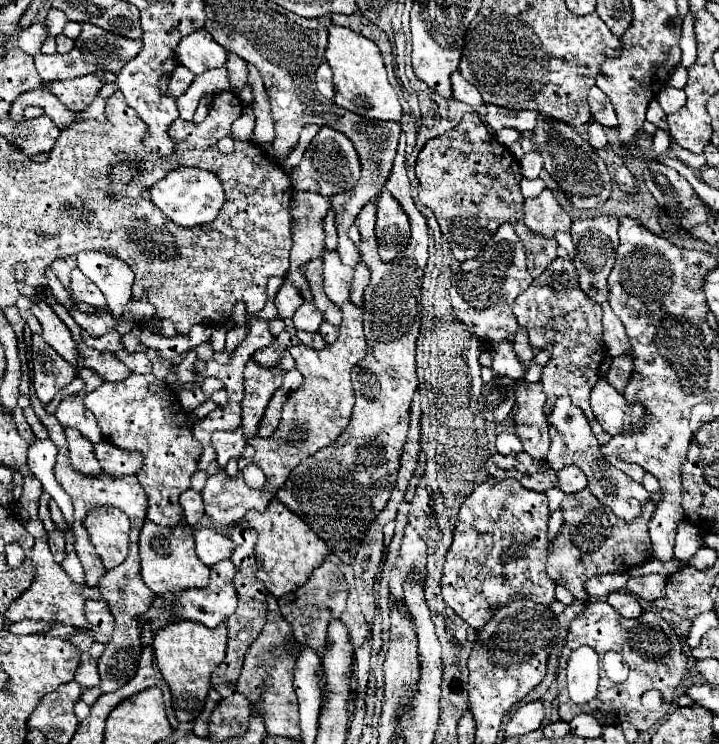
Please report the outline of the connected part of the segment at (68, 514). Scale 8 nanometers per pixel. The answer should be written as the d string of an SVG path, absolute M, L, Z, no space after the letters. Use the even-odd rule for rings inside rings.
M34 439L30 443L30 449L28 449L28 469L32 471L32 475L36 479L40 479L40 483L46 489L46 493L50 493L50 497L62 509L64 517L68 521L72 521L72 513L74 513L72 501L64 493L64 489L58 485L58 481L54 479L54 473L52 473L54 461L56 461L56 445L50 439Z

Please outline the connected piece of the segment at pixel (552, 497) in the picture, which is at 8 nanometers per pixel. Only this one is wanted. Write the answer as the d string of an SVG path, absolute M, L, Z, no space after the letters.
M548 489L546 491L546 497L548 497L548 505L550 505L550 513L554 513L558 507L560 507L560 503L562 503L562 499L566 497L560 489Z

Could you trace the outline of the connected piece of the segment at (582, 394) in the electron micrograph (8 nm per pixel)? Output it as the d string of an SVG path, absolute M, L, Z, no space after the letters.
M556 257L546 273L534 279L532 285L514 301L514 315L518 325L528 331L530 345L536 349L548 349L552 353L552 359L544 365L540 379L544 393L548 395L546 411L550 411L558 395L570 395L572 403L584 411L598 443L606 445L612 437L598 425L590 409L590 389L598 379L598 367L604 359L602 307L580 291L578 275L570 259Z

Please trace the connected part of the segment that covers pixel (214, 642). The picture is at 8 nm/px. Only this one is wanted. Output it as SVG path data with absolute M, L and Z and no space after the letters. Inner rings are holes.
M174 621L156 631L154 657L162 677L166 679L172 693L172 707L180 723L192 723L204 709L204 701L210 689L210 673L224 661L226 653L226 625L206 629L196 621Z

